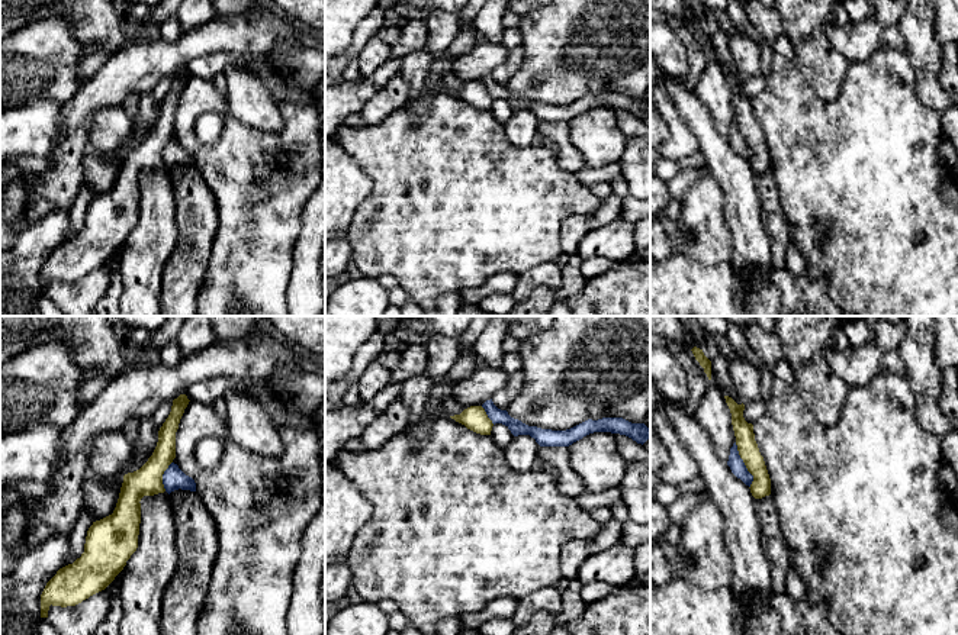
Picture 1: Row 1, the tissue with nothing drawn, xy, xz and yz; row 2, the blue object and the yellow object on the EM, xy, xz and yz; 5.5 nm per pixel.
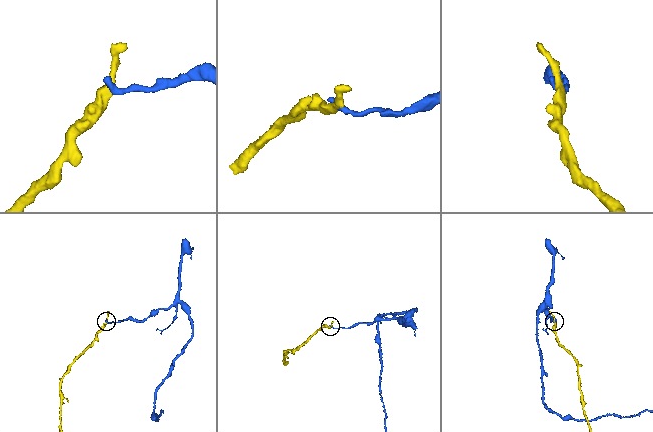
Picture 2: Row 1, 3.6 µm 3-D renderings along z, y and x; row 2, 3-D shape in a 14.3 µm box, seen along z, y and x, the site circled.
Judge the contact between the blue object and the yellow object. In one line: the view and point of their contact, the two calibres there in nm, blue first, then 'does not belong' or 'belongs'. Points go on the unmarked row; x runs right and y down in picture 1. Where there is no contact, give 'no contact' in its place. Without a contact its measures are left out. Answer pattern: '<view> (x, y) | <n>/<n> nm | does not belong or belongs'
yz (745, 141) | 90/110 nm | does not belong

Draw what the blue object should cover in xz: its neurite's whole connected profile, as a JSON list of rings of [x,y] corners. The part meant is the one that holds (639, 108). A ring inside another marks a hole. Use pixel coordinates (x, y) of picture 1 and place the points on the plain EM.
[[[492,74],[486,75],[482,83],[494,100],[505,100],[514,112],[530,110],[540,122],[569,122],[594,107],[626,110],[642,120],[650,113],[650,104],[644,99],[631,99],[623,93],[588,94],[566,106],[552,106],[528,101],[521,96],[511,93],[507,86],[498,84]]]

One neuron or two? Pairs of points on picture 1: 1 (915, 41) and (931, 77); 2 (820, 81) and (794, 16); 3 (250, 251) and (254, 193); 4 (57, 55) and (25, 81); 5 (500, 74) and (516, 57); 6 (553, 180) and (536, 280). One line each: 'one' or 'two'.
1: one
2: one
3: one
4: one
5: one
6: two

